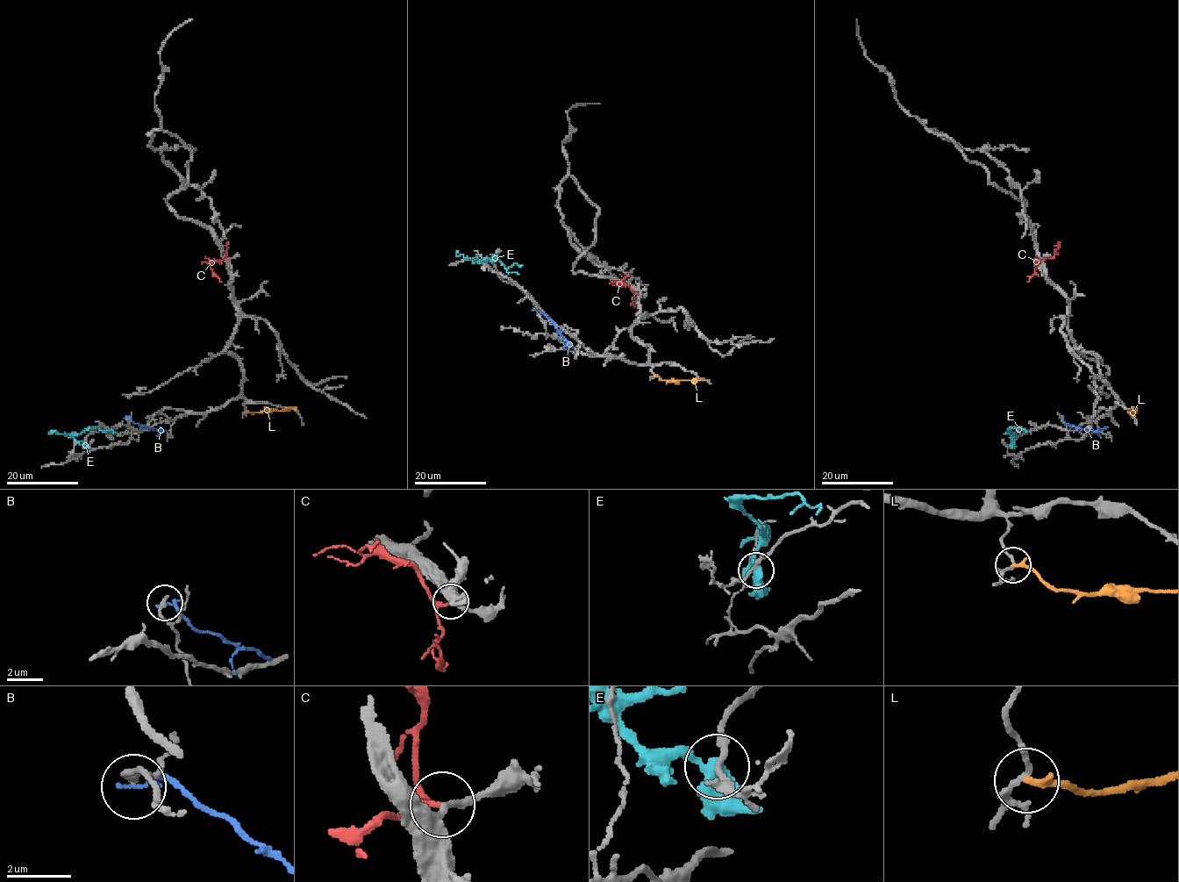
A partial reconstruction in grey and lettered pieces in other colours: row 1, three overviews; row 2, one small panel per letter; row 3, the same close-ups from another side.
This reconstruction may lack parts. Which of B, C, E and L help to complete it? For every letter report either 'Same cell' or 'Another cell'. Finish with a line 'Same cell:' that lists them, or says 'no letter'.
B: Another cell
C: Same cell
E: Another cell
L: Another cell
Same cell: C

